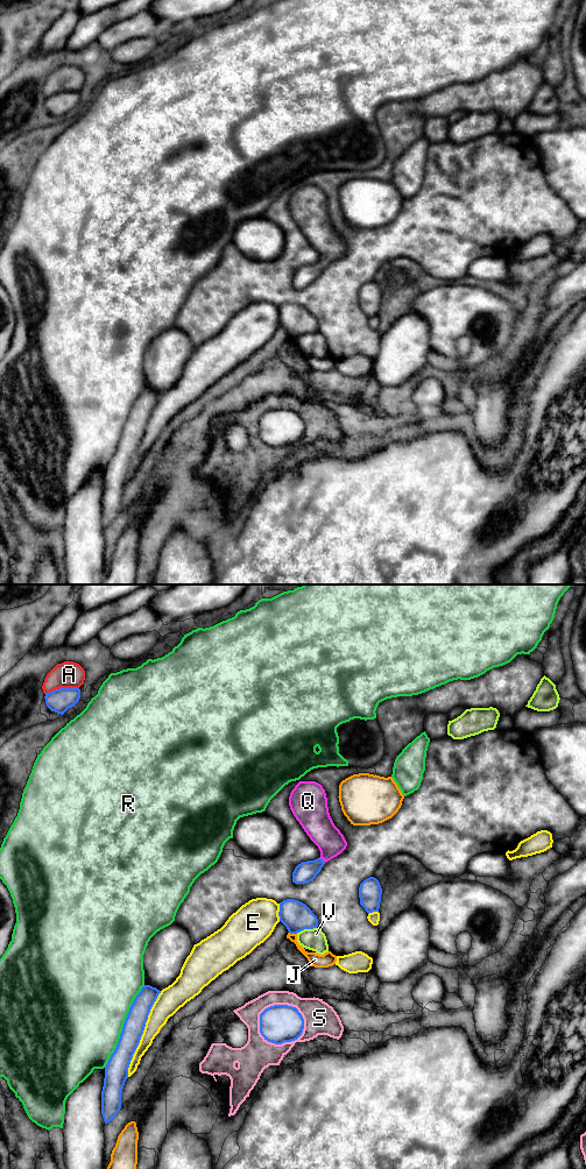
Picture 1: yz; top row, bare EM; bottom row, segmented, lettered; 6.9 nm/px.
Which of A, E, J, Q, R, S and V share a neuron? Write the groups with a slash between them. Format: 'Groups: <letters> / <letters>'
Groups: A Q / E / J / R / S / V

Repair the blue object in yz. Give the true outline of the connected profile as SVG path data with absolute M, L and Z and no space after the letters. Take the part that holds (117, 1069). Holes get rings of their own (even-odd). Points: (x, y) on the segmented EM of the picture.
M150 985L141 989L129 1008L117 1048L105 1067L101 1091L101 1114L105 1124L110 1122L121 1108L121 1093L128 1078L128 1068L160 993L160 990Z

